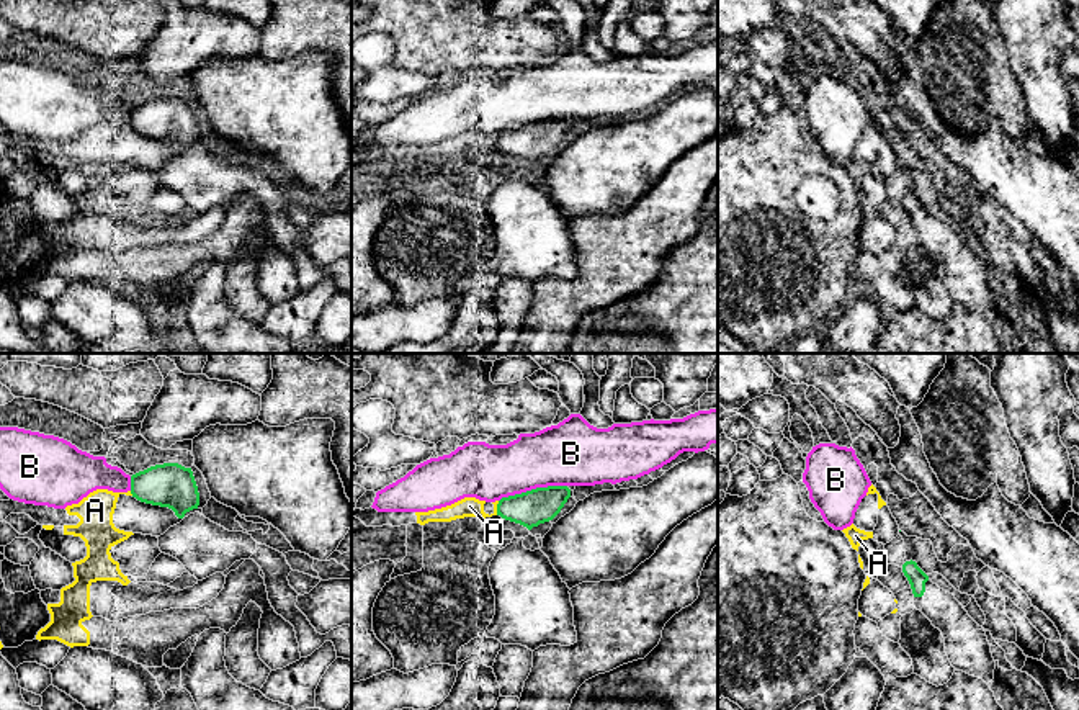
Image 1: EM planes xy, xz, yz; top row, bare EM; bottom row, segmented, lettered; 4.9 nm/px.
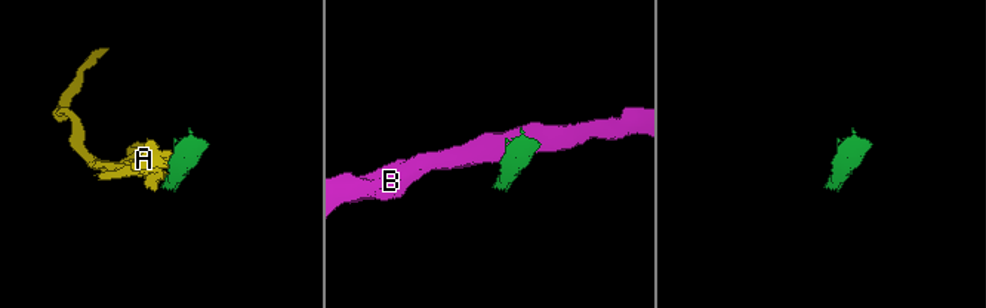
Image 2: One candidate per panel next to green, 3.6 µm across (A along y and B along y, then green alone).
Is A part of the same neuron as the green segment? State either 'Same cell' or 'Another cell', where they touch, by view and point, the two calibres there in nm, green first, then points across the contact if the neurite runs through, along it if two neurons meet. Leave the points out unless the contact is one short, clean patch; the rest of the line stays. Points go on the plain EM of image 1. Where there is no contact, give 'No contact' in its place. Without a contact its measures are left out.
Another cell. Touches green at xz (497, 141). Thickness 170 nm (green) against 100 nm

